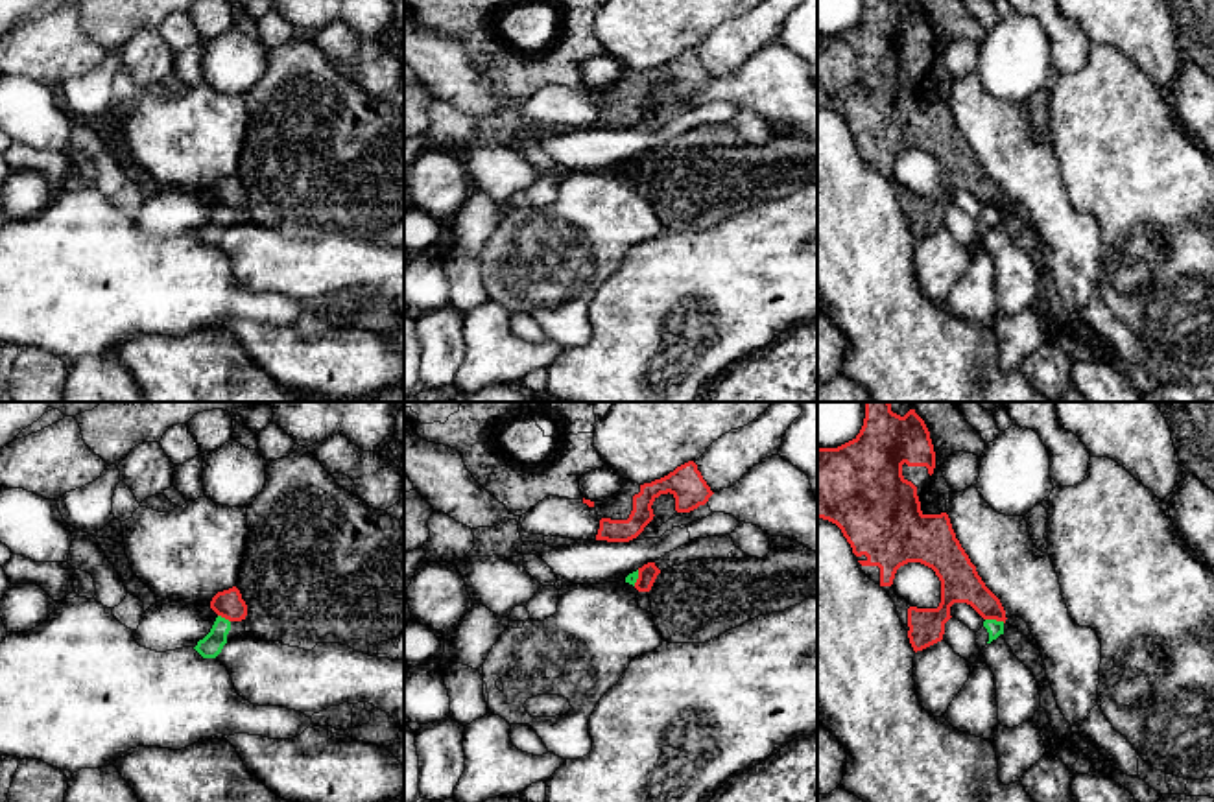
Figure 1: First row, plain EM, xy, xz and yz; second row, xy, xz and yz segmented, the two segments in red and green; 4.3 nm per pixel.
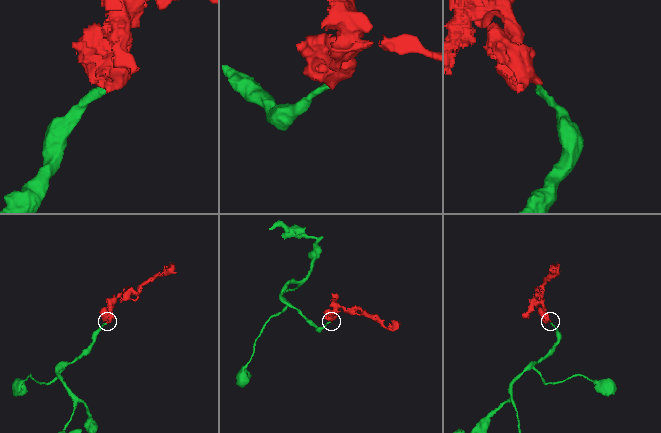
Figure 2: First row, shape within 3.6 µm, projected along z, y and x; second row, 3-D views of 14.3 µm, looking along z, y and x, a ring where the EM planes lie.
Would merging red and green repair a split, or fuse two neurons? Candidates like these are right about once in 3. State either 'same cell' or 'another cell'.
another cell

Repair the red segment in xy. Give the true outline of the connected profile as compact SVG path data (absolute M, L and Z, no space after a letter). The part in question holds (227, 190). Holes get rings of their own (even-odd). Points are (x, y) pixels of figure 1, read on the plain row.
M236 173L218 179L210 188L210 195L229 208L242 208L247 203L247 192Z

